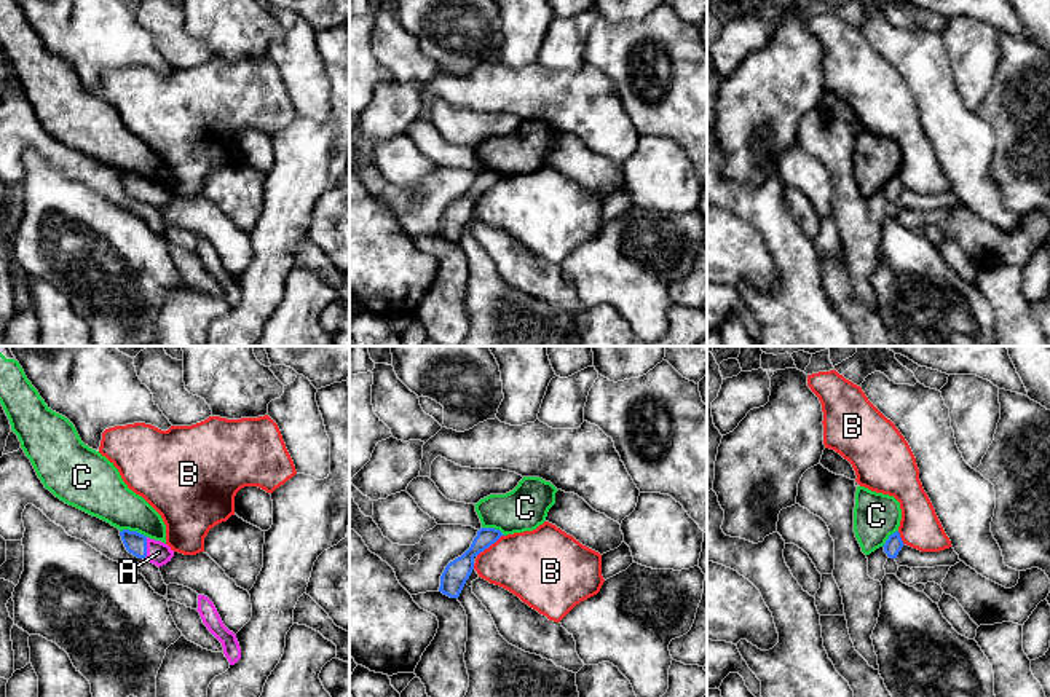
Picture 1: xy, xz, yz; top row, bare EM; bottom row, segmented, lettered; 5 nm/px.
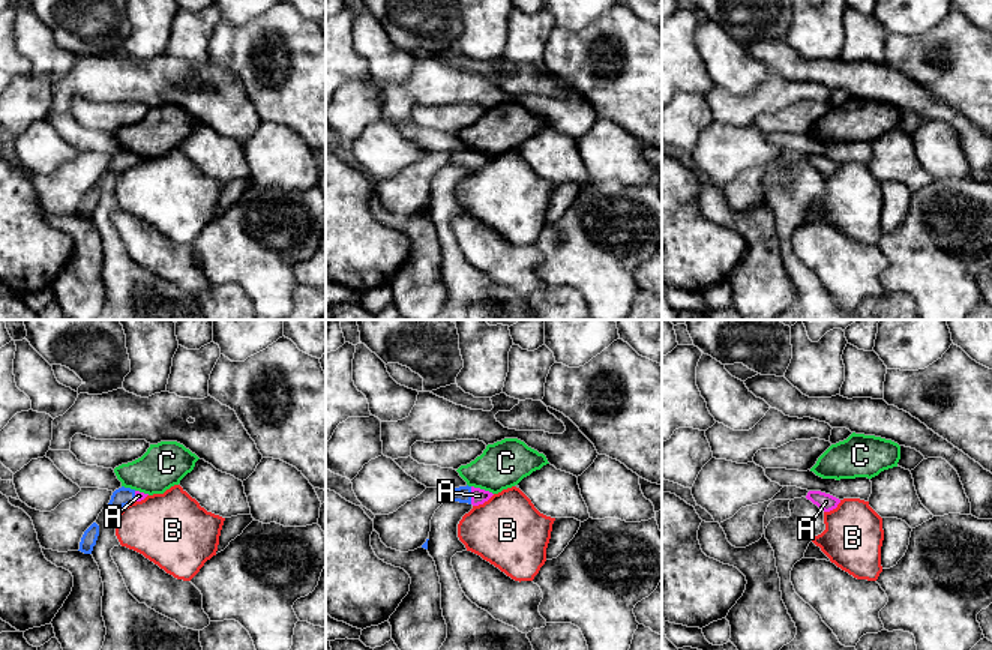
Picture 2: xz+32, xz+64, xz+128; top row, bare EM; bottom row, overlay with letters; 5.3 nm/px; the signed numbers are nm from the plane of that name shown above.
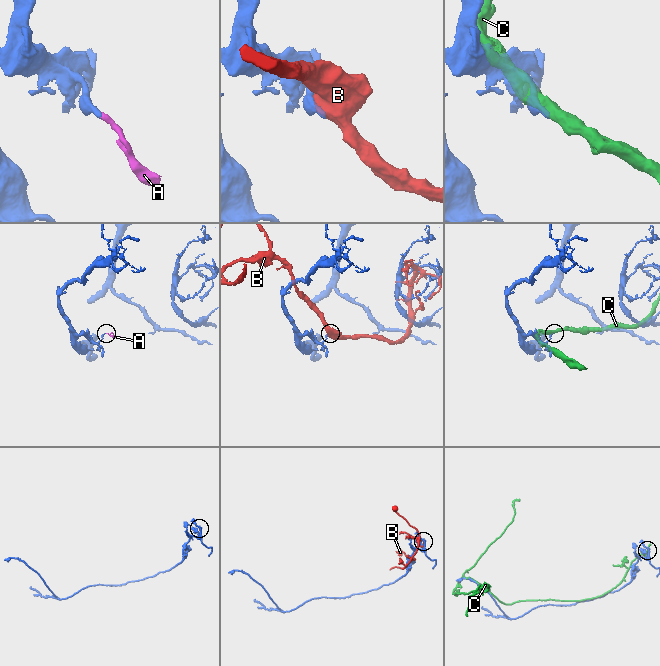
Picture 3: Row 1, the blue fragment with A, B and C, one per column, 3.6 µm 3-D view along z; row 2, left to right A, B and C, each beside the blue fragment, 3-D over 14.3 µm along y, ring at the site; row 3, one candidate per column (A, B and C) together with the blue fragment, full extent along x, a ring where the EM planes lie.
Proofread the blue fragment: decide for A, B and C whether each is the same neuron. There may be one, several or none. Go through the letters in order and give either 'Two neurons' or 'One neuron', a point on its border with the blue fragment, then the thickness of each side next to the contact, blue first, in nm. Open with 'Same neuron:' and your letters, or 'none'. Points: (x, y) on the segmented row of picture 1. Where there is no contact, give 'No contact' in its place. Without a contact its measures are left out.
Same neuron: A
A: One neuron. Touches blue at xy (146, 549). Thickness 110 nm (blue) against 120 nm
B: Two neurons. Touches blue at xz (489, 546). Thickness 130 nm (blue) against 360 nm
C: Two neurons. Touches blue at xy (134, 531). Thickness 110 nm (blue) against 240 nm

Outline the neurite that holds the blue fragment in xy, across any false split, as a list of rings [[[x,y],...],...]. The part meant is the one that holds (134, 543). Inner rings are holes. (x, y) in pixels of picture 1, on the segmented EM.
[[[123,530],[120,531],[120,536],[129,553],[144,558],[158,568],[174,557],[174,550],[168,544],[150,539],[137,531]]]

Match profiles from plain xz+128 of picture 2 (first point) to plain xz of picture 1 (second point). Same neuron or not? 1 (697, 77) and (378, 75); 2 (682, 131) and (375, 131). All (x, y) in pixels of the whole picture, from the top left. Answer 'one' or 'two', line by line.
1: one
2: one

